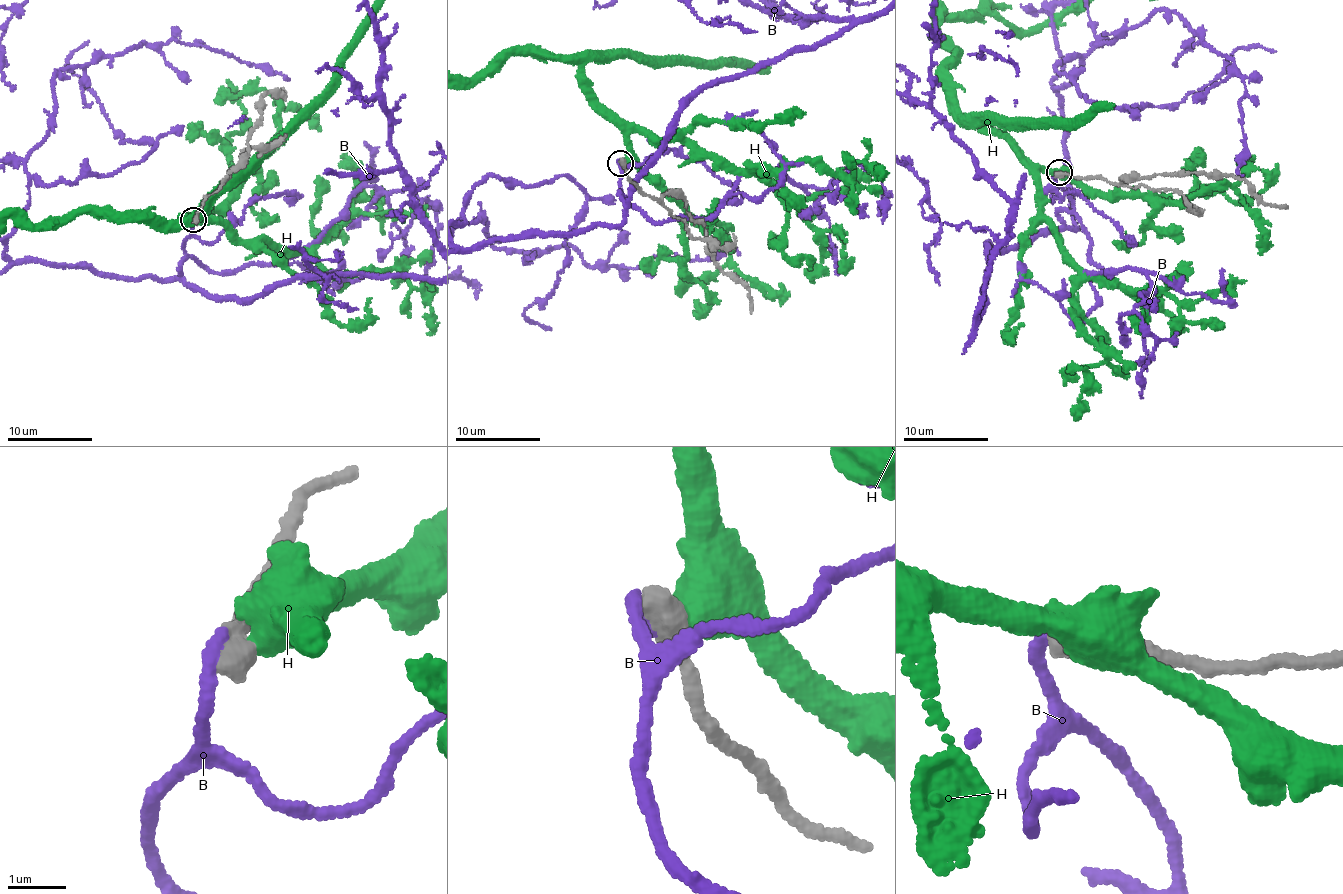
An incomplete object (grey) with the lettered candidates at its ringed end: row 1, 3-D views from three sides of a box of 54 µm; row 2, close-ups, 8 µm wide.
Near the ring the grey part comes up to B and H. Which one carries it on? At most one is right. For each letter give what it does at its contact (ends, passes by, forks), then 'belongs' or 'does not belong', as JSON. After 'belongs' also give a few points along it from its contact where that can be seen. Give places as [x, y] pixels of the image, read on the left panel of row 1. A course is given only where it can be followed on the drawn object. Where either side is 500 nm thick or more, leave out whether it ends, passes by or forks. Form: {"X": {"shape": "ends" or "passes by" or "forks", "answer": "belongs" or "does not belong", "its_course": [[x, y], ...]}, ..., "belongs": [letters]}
{"B": {"answer": "belongs"}, "H": {"answer": "does not belong"}, "belongs": ["B"]}

